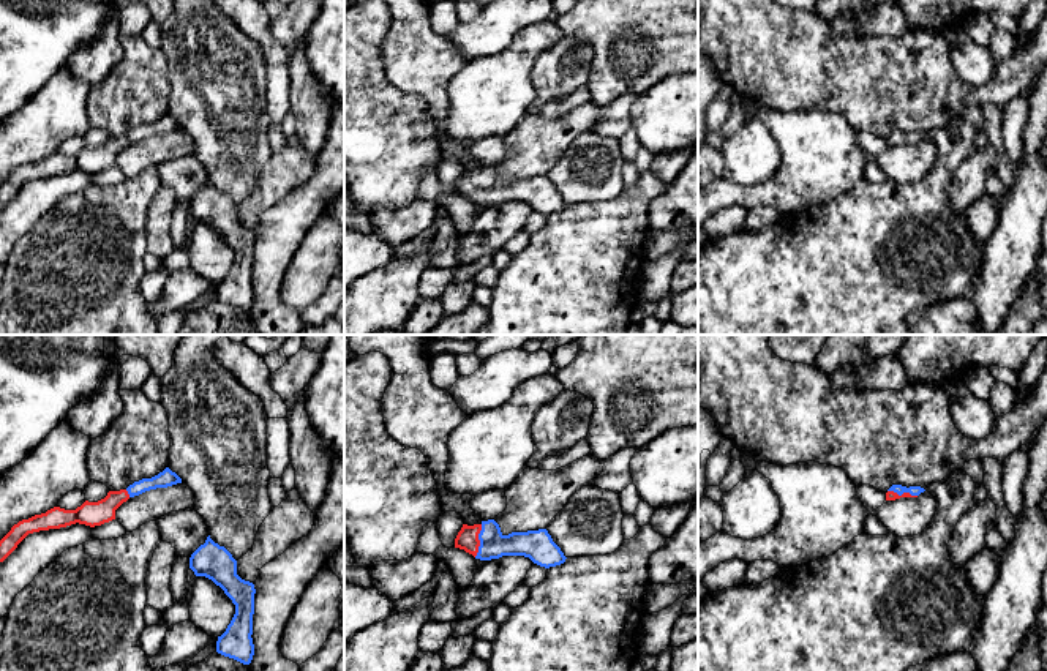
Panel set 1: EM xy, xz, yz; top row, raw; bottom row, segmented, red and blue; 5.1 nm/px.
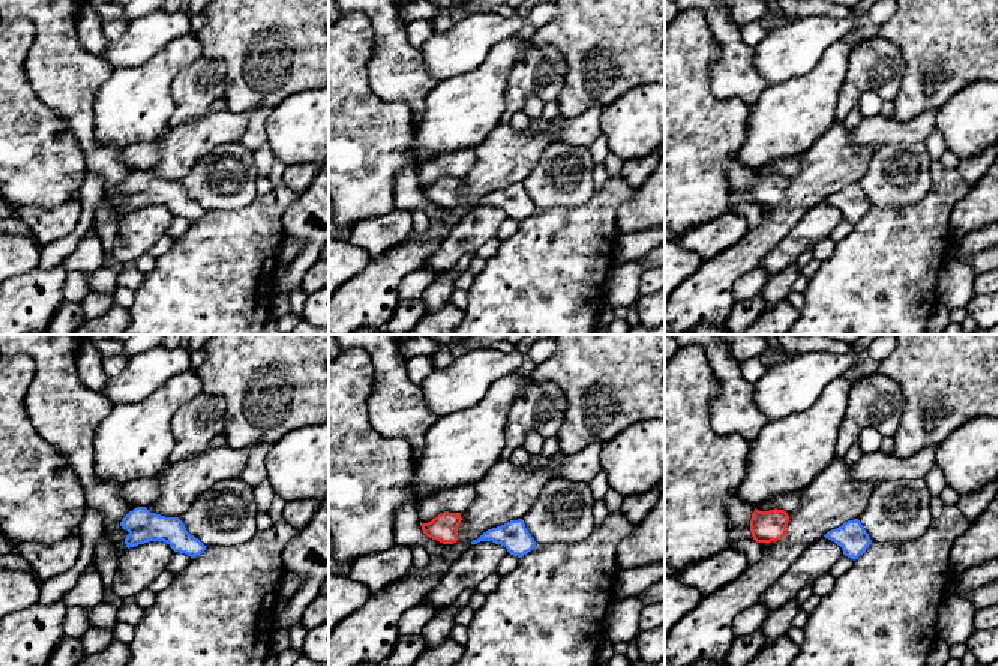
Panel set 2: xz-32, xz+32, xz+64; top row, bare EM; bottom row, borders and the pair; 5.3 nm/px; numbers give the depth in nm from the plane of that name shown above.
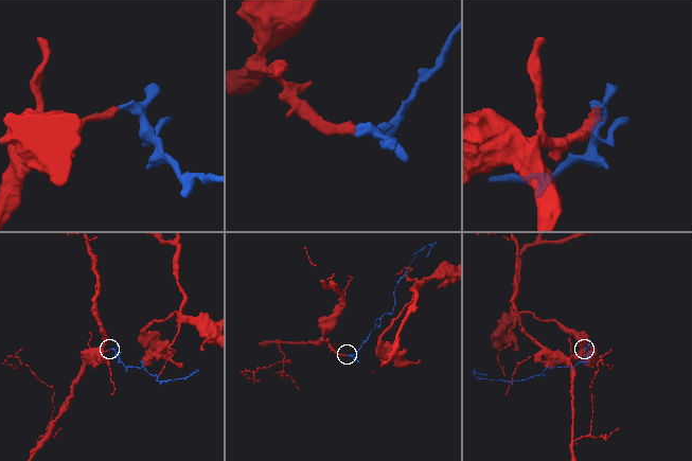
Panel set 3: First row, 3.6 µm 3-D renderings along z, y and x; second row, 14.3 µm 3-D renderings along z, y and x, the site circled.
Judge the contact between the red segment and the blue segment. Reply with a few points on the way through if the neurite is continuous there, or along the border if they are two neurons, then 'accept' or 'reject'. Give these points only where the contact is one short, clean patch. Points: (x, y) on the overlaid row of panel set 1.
way xz (468, 537), (479, 540), (493, 545); accept

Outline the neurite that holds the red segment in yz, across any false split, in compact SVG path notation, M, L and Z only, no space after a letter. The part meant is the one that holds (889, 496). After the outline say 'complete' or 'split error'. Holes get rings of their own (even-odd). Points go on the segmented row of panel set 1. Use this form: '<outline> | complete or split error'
M892 485L886 493L886 500L895 500L900 497L918 497L925 489L921 486L902 486L902 485Z | split error

